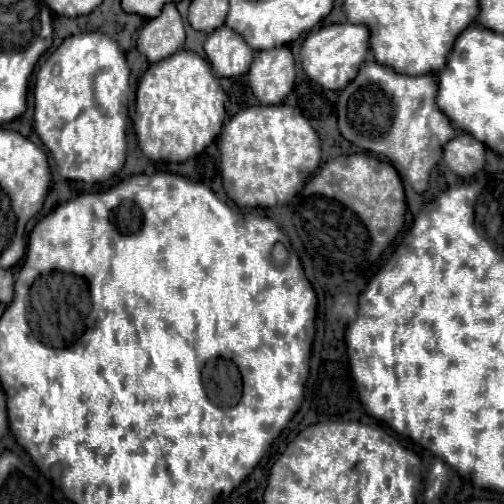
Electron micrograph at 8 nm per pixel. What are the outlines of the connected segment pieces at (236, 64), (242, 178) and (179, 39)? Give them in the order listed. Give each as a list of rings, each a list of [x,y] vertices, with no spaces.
[[[222,26],[214,30],[204,42],[204,52],[216,76],[234,78],[248,72],[254,50],[232,28]]]
[[[249,106],[231,116],[220,134],[220,168],[226,194],[240,208],[272,208],[286,204],[320,166],[320,142],[300,108]]]
[[[166,4],[158,18],[146,22],[138,36],[138,52],[144,54],[149,63],[160,62],[182,48],[186,40],[182,18],[176,4]]]

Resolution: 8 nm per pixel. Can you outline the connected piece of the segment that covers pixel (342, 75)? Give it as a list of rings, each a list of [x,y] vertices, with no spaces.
[[[350,22],[330,24],[330,26],[322,26],[316,32],[310,32],[300,50],[304,72],[312,82],[320,84],[322,88],[340,92],[358,74],[358,68],[362,66],[368,52],[368,36],[370,30],[364,24],[350,24]]]

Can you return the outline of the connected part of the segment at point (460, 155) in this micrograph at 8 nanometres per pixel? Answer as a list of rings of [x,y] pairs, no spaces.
[[[458,132],[444,148],[444,166],[456,176],[468,178],[484,168],[486,146],[466,132]]]

